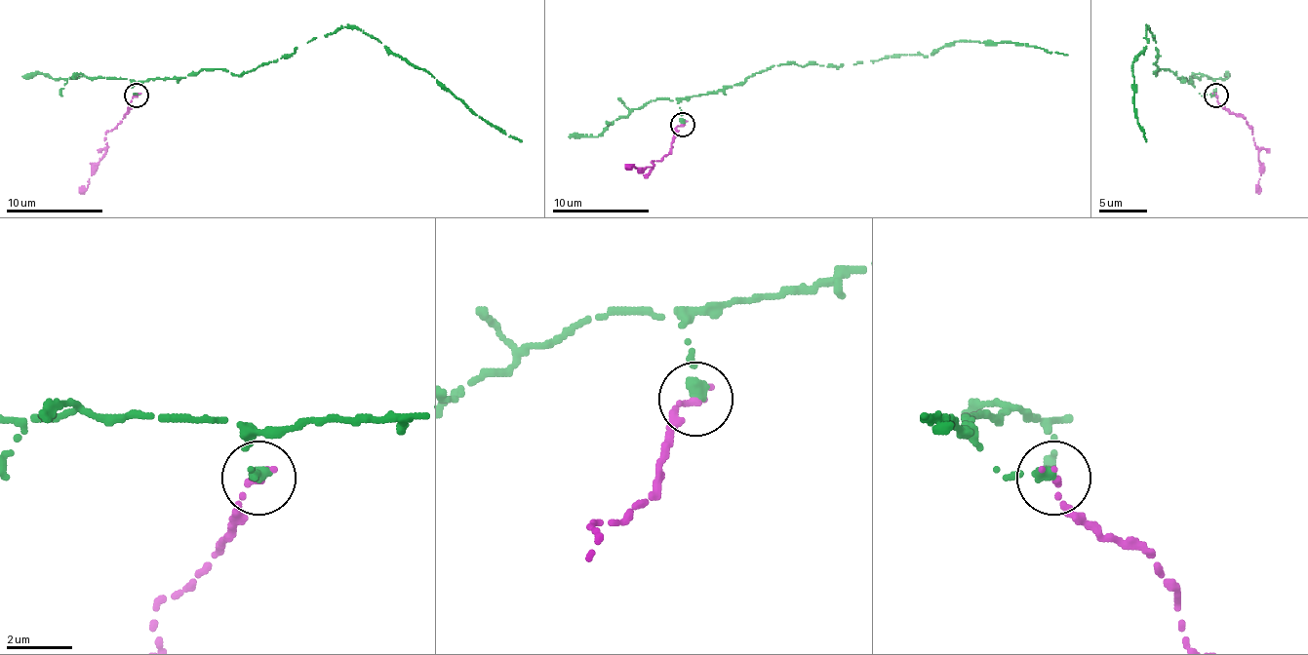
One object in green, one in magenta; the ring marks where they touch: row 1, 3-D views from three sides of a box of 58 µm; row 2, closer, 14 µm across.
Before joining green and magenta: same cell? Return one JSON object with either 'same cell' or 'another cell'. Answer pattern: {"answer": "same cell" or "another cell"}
{"answer": "another cell"}

